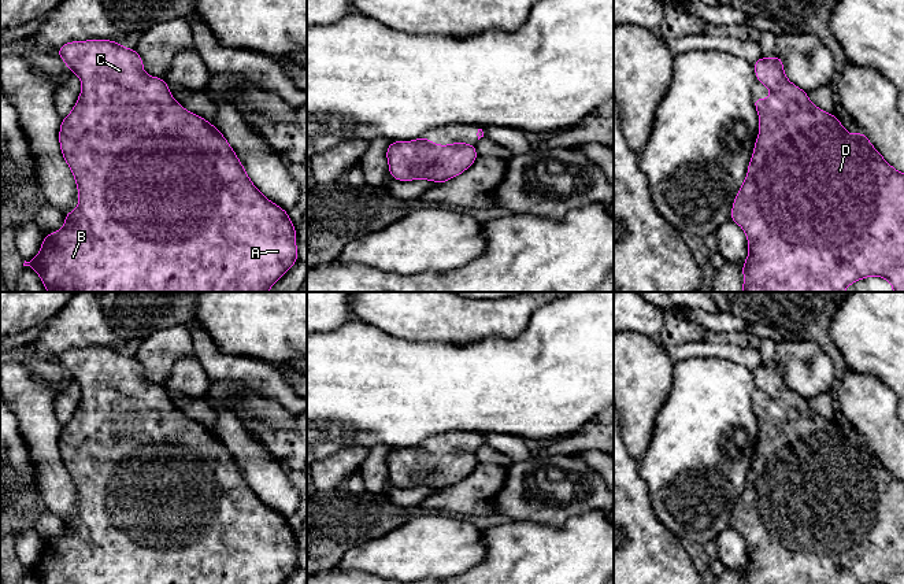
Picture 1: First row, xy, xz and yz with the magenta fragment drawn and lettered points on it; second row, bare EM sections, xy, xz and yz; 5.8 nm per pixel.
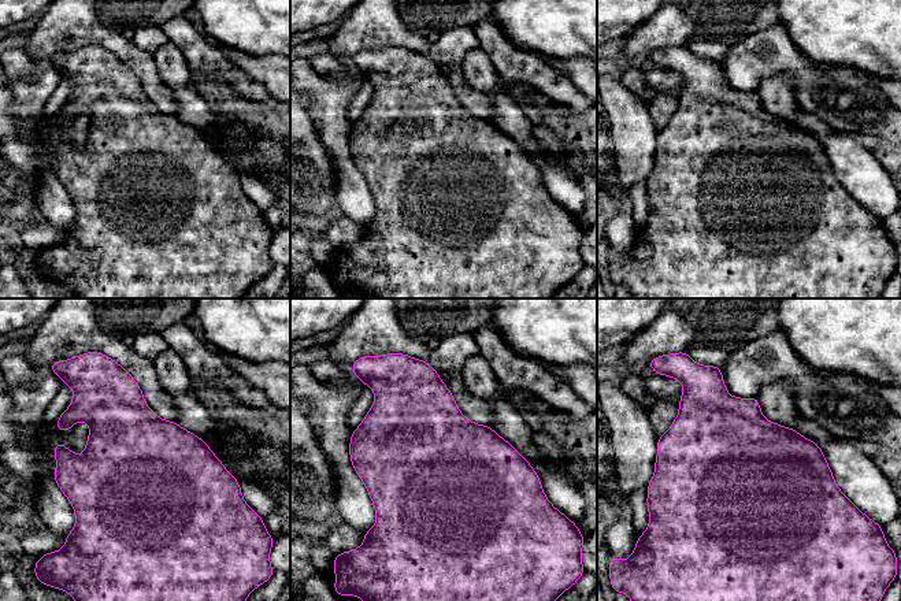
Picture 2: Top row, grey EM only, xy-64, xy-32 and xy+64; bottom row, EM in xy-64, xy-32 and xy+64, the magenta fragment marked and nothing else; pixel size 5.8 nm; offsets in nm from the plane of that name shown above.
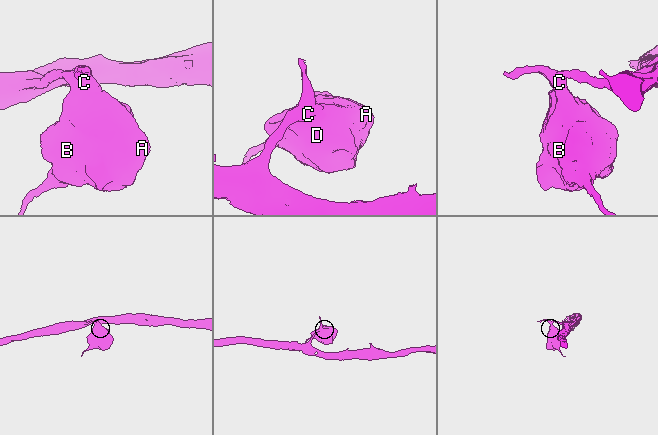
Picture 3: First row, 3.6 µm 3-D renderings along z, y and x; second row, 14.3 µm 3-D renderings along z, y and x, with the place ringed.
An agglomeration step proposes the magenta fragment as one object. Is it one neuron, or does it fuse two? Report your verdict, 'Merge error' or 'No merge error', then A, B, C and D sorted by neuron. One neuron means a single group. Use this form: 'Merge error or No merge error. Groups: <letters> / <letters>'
No merge error. Groups: A B C D

